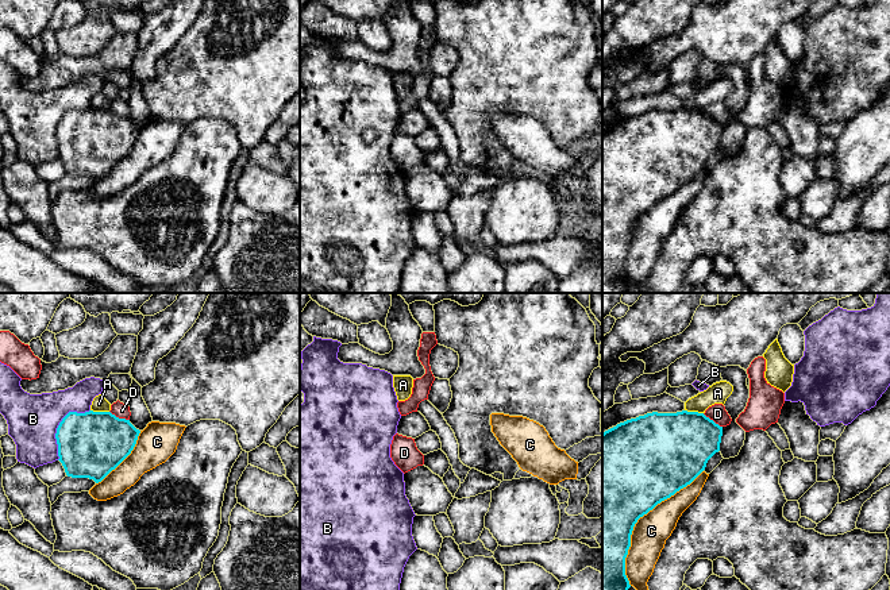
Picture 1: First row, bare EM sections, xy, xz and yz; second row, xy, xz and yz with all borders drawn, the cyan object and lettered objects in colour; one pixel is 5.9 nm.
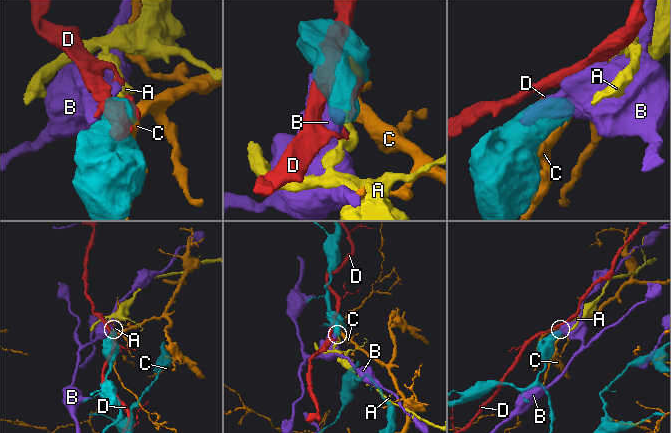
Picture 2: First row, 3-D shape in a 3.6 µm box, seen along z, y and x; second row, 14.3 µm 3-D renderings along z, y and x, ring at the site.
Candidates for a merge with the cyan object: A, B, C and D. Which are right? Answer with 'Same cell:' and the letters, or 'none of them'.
Same cell: none of them

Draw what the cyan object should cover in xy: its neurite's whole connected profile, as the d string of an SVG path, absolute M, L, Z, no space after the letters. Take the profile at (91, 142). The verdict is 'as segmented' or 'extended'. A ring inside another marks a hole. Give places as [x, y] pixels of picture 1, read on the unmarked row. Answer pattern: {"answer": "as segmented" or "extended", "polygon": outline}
{"answer": "as segmented", "polygon": "M69 109L55 131L58 158L68 174L99 181L131 151L139 131L111 109Z"}

